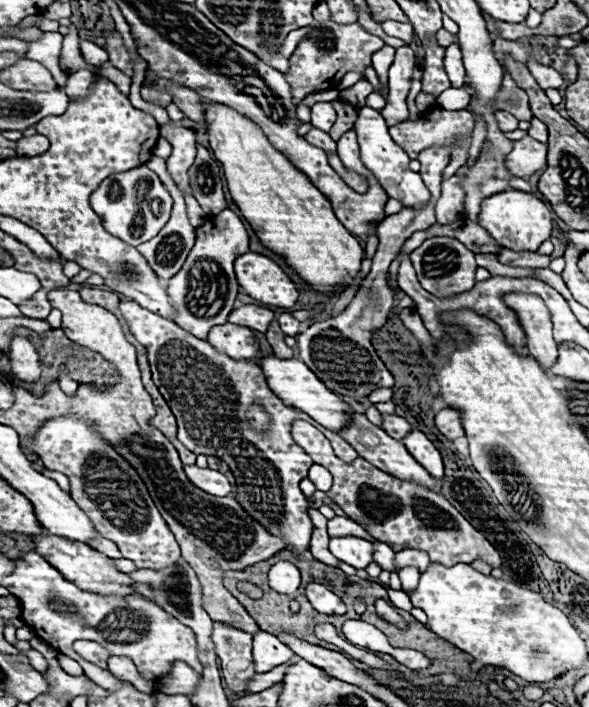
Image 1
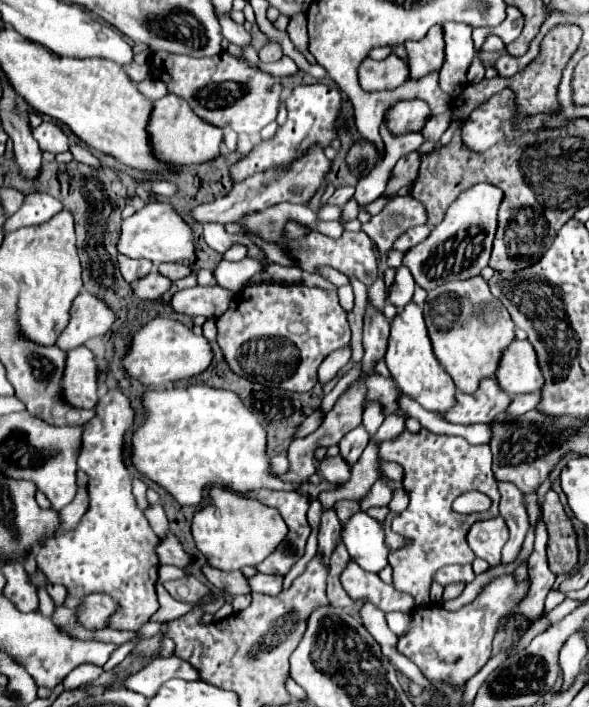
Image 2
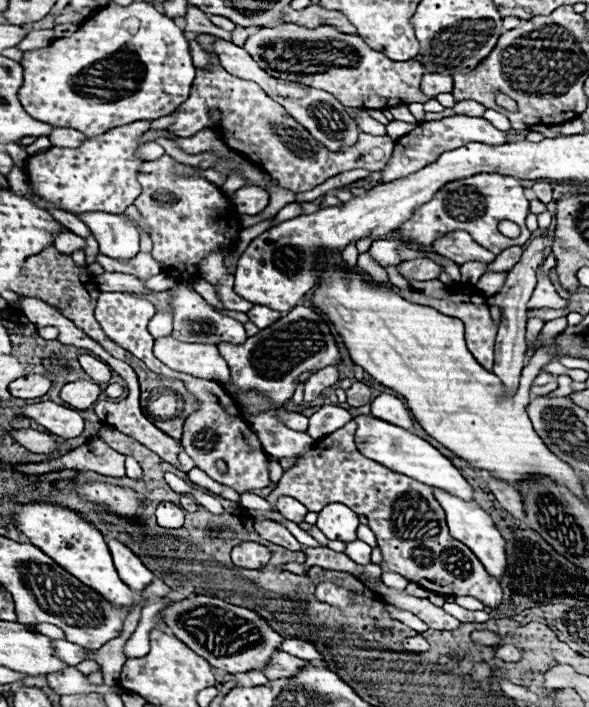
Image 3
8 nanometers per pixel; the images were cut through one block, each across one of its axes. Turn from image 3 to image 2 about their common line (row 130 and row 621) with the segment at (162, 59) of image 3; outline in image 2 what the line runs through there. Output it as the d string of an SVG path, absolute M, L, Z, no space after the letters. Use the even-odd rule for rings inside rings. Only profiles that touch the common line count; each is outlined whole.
M90 594L84 598L84 604L78 610L78 618L86 628L104 628L108 616L116 610L116 602L106 594Z

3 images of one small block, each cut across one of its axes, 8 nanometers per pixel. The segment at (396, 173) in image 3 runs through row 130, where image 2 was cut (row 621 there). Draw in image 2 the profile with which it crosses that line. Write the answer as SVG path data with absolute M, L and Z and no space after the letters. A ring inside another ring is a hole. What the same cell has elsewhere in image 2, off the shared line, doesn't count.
M514 574L494 576L482 592L466 606L450 612L430 602L428 606L416 606L410 614L412 624L406 634L398 636L396 650L412 660L428 680L446 680L454 686L470 680L490 658L492 640L504 616L516 614L522 598L526 598L530 578L518 582Z

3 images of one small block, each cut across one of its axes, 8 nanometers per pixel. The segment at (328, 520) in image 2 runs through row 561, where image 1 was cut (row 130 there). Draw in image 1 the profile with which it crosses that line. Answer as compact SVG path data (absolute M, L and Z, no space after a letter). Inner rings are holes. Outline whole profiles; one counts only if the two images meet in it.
M316 102L312 106L312 124L314 124L314 128L320 128L320 130L328 132L334 122L336 122L336 112L332 108L332 102Z

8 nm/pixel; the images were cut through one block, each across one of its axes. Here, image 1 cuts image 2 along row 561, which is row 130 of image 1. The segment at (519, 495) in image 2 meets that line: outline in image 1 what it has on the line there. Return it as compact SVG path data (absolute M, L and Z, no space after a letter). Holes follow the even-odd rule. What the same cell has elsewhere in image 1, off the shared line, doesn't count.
M496 112L496 120L498 120L498 126L500 126L500 130L502 132L514 132L516 128L518 128L518 118L516 116L512 116L510 112Z

